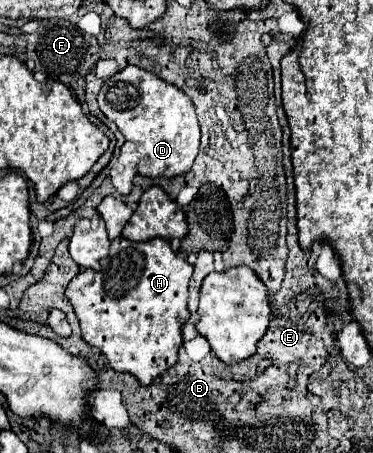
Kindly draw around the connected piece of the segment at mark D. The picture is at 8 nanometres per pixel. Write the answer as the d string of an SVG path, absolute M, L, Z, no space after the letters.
M127 66L103 82L97 102L101 112L117 124L125 140L137 144L141 156L139 174L149 178L173 178L191 170L199 152L201 132L195 106L179 88L143 68Z

